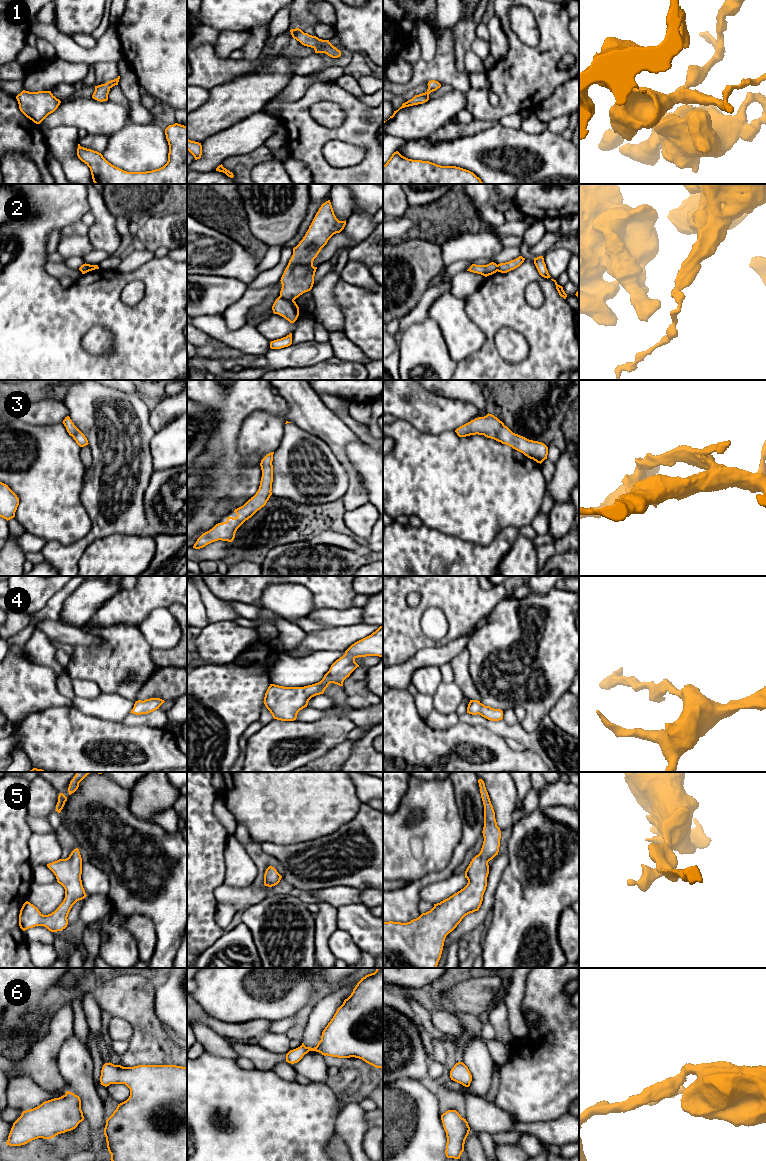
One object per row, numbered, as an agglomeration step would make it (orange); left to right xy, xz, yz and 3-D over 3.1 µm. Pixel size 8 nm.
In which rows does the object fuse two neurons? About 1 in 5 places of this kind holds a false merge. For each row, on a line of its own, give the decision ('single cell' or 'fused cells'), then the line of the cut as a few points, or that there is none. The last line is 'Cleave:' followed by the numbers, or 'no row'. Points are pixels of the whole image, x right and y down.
1: single cell; cut none
2: fused cells; cut xz (280, 295), (286, 299), (293, 300)
3: single cell; cut none
4: single cell; cut none
5: single cell; cut none
6: single cell; cut none
Cleave: 2

